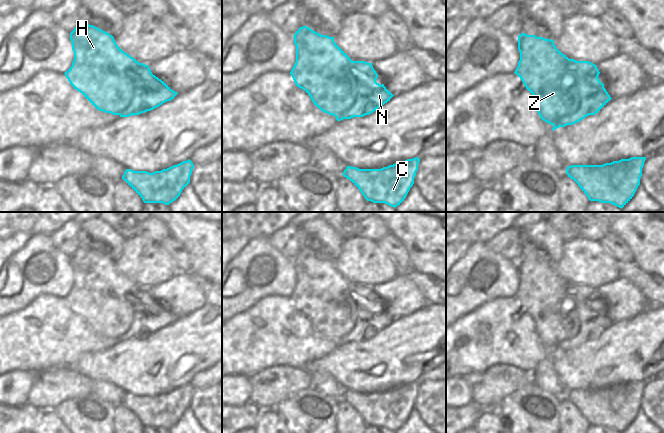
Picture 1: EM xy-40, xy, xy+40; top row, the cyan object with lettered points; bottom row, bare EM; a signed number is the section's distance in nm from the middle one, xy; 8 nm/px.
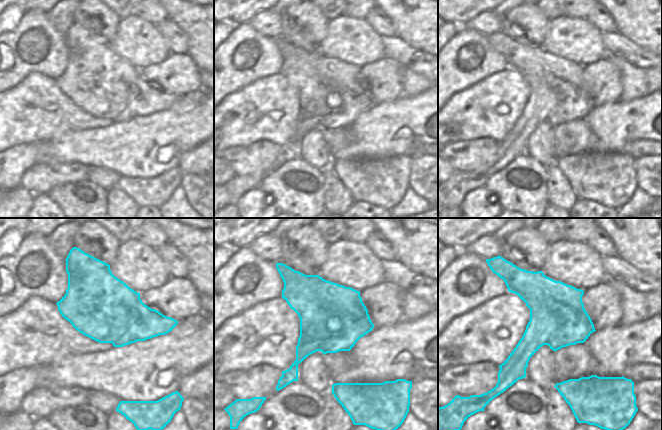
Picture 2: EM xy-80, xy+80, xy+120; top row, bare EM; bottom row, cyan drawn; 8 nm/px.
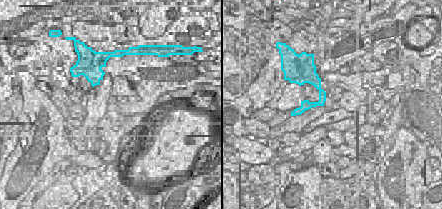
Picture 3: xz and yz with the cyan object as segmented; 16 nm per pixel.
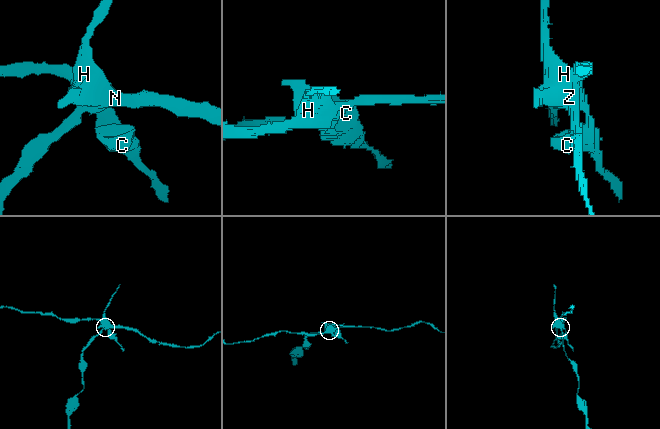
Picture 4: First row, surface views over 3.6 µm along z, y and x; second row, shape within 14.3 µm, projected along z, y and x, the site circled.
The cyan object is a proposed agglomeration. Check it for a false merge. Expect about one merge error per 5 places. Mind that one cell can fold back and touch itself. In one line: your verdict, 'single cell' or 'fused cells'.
fused cells

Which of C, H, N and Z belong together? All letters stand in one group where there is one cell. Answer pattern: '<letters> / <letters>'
C N / H Z

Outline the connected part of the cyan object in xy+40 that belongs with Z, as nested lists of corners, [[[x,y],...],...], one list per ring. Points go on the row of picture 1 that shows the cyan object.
[[[521,33],[518,50],[520,60],[514,73],[534,96],[540,118],[554,126],[565,115],[575,113],[580,106],[580,94],[574,84],[574,76],[568,74],[570,59],[556,48],[554,41]]]

